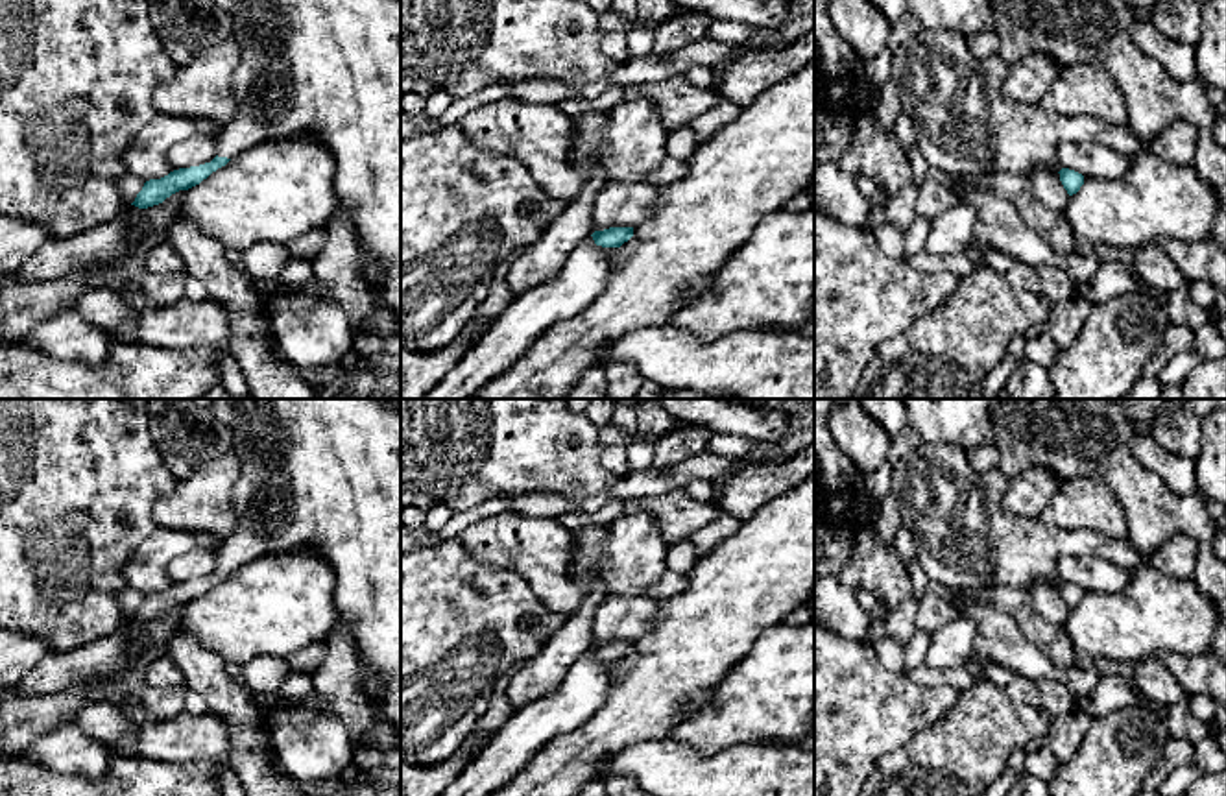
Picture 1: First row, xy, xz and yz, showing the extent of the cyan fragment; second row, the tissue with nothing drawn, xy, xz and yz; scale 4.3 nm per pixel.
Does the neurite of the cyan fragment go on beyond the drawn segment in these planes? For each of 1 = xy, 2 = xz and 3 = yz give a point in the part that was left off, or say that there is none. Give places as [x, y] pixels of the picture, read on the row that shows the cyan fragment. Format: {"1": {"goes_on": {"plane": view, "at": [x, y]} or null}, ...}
{"1": {"goes_on": {"plane": "xy", "at": [325, 69]}}, "2": {"goes_on": null}, "3": {"goes_on": null}}

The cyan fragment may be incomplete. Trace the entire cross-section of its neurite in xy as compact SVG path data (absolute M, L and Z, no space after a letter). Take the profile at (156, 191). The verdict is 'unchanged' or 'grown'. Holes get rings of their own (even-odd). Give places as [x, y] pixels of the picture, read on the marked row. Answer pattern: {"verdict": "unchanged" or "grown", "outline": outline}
{"verdict": "grown", "outline": "M212 0L234 20L233 37L244 44L234 70L233 96L238 109L216 137L210 163L179 168L161 179L150 179L131 205L148 209L179 190L188 190L225 166L240 151L264 140L310 137L319 140L334 159L334 190L338 209L353 225L364 264L377 277L380 303L401 338L401 0Z"}

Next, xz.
{"verdict": "unchanged", "outline": "M609 227L604 231L595 231L591 236L596 246L620 247L633 236L633 227Z"}

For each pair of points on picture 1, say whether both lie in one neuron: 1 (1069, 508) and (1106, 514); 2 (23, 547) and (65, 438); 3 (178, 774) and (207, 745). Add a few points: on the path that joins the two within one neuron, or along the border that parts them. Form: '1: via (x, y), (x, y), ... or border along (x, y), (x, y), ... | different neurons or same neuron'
1: via (1079, 508), (1097, 508) | same neuron
2: via (23, 519), (23, 481), (37, 466) | same neuron
3: border along (150, 756), (157, 759), (218, 759), (224, 763) | different neurons

